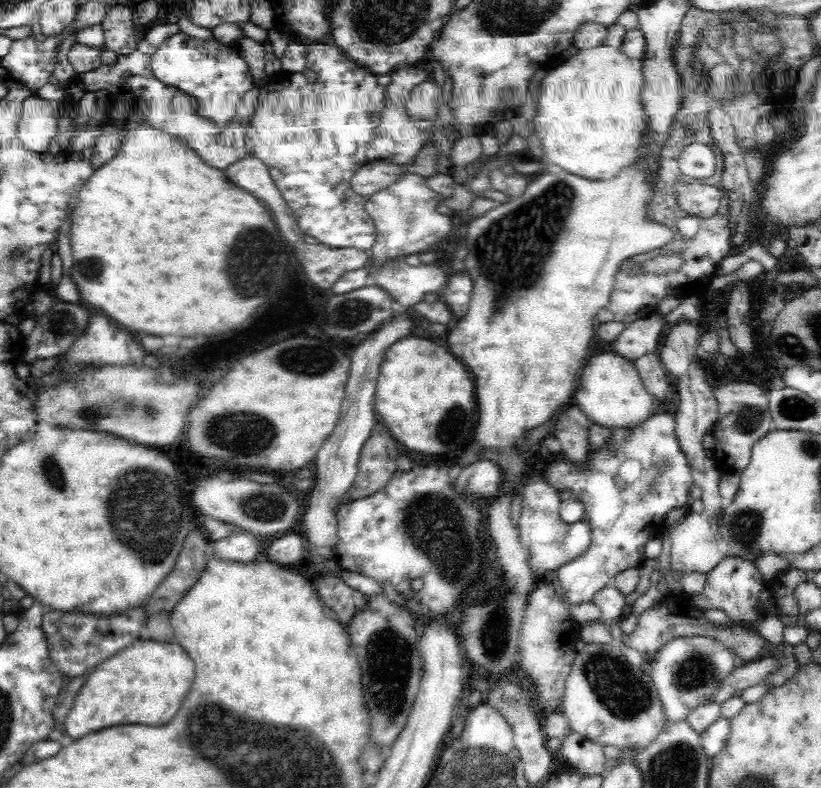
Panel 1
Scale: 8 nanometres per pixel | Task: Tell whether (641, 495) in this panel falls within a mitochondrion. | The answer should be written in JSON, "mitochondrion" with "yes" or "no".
{"mitochondrion":"yes"}

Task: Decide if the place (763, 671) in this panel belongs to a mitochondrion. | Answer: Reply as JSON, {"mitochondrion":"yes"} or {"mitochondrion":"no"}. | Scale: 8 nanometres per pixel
{"mitochondrion":"no"}

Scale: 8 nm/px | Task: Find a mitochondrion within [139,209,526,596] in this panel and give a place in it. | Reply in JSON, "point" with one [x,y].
{"point":[437,527]}

